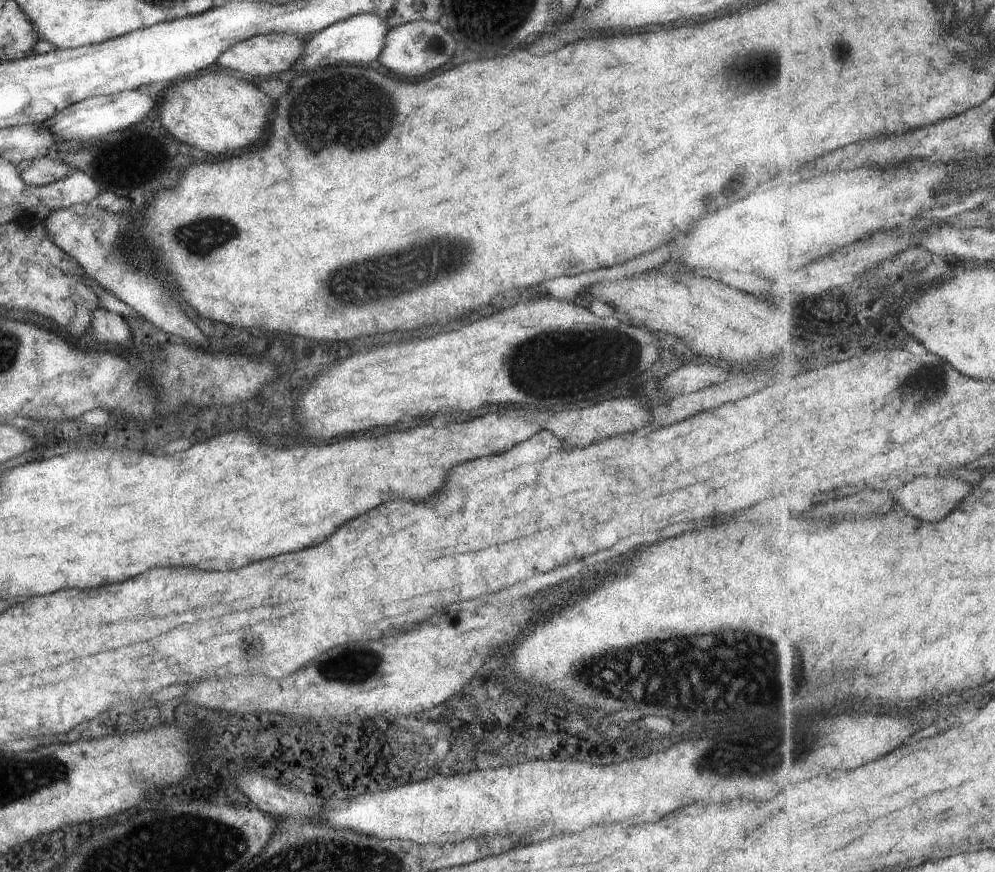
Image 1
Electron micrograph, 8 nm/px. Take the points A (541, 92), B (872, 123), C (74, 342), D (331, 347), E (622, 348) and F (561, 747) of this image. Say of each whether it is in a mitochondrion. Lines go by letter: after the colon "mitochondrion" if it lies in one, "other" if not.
A: other
B: other
C: other
D: other
E: mitochondrion
F: other

